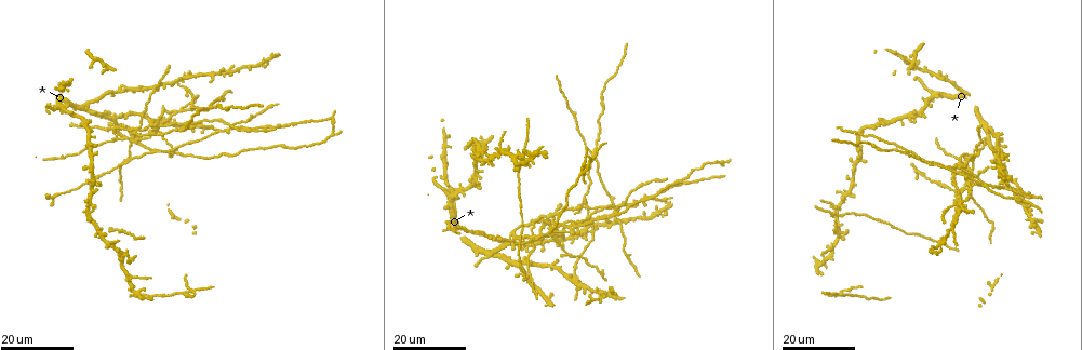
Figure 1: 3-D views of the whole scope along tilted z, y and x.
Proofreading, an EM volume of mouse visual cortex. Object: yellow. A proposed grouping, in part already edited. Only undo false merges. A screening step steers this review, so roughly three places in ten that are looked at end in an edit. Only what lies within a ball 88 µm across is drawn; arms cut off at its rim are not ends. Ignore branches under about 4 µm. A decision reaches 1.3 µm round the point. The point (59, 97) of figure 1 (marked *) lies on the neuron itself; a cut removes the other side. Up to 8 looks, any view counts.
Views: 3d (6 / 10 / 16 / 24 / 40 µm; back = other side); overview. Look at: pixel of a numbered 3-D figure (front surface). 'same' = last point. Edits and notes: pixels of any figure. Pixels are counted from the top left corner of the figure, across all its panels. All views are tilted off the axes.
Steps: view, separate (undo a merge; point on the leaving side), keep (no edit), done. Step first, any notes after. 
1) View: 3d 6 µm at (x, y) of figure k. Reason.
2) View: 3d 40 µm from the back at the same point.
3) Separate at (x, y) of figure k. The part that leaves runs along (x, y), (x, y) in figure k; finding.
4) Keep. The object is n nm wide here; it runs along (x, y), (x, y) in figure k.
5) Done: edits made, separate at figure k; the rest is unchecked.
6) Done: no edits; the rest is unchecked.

View: 3d 24 µm at (925, 162) of figure 1. Small branch off a trunk.

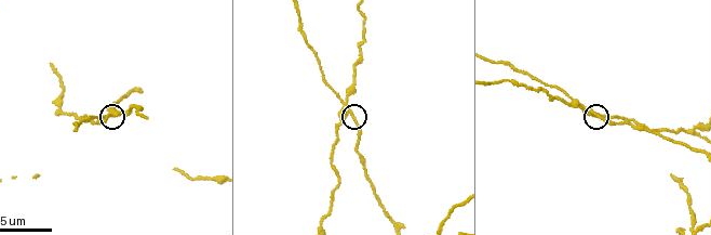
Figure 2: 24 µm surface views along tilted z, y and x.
View: 3d 10 µm at (349, 111) of figure 2.

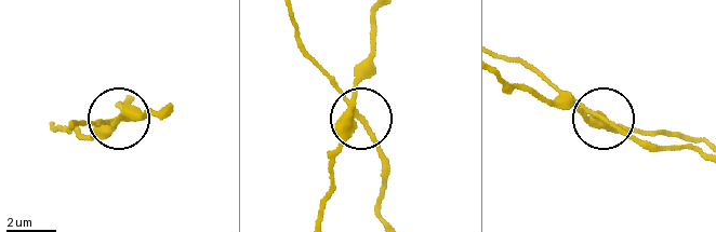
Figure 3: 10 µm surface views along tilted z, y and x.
Separate at (374, 137) of figure 3. 3 arms meet here; the part that leaves runs along (594, 113), (657, 145), (706, 153) in figure 3; a second neuron is stuck on.

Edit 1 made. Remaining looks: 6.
View: 3d 16 µm at (132, 277) of figure 1.

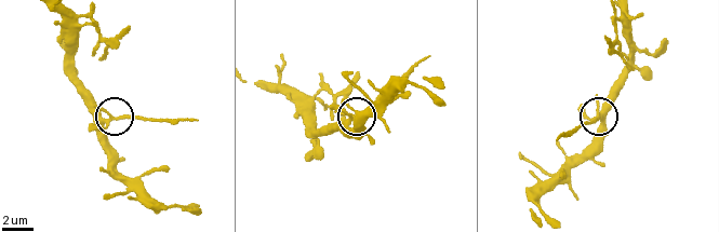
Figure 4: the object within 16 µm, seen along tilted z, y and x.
View: 3d 6 µm at (107, 121) of figure 4. Zoom in.

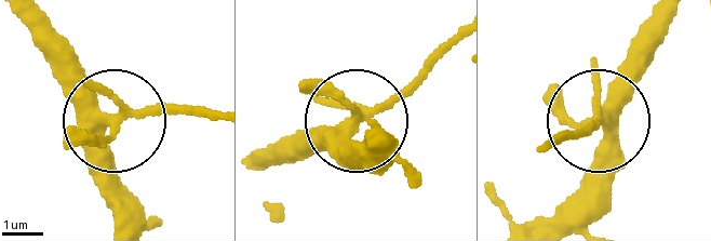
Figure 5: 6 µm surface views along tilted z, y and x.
Keep. The side arm is 7 µm long; it runs along (26, 18), (118, 117), (202, 114) in figure 5; all the same neuron.

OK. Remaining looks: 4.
View: 3d 24 µm at (192, 290) of figure 1. A fork.

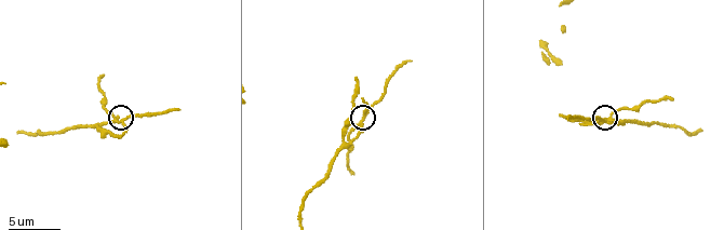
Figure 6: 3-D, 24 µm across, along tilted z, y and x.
View: 3d 10 µm at (358, 123) of figure 6.

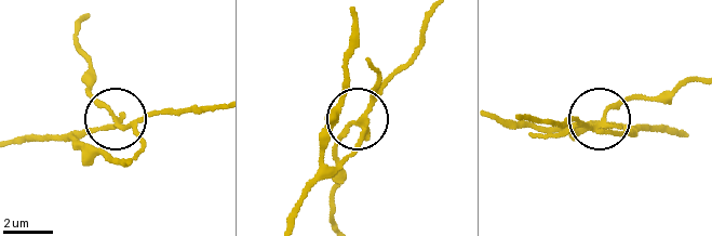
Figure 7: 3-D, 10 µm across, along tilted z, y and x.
Separate at (140, 141) of figure 7. The part that leaves runs along (126, 125), (91, 92), (77, 29), (82, 21) in figure 7; two neurons meet here.

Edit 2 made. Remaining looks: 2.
View: 3d 16 µm at (499, 151) of figure 1.

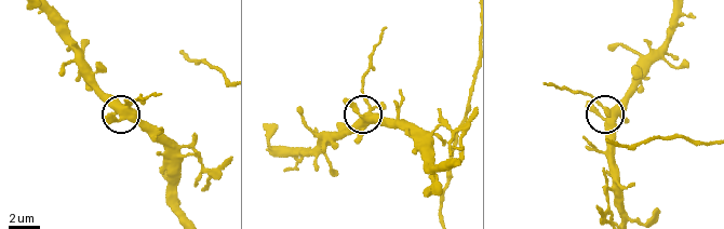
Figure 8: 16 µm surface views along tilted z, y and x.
View: 3d 10 µm at (372, 113) of figure 8. Zoom in.

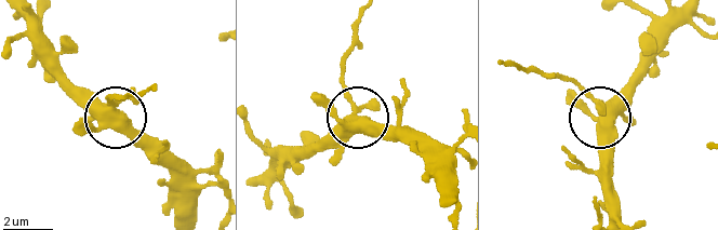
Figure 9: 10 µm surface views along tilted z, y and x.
Keep. The side arm is 6 µm long; all the same neuron.

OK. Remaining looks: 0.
Done: edits made, separate at figure 3, separate at figure 7; the rest is unchecked.

